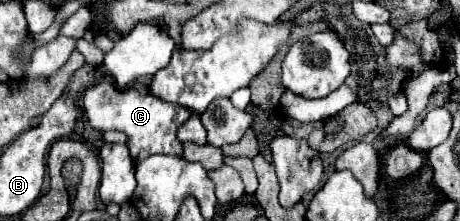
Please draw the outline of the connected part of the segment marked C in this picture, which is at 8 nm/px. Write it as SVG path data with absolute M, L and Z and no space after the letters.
M100 82L84 92L84 110L92 128L120 130L128 134L130 156L140 162L150 154L172 154L182 156L182 144L176 138L176 130L182 122L186 122L192 110L186 106L174 106L172 102L162 102L162 98L154 98L152 94L138 94L134 88L118 90L110 82Z

